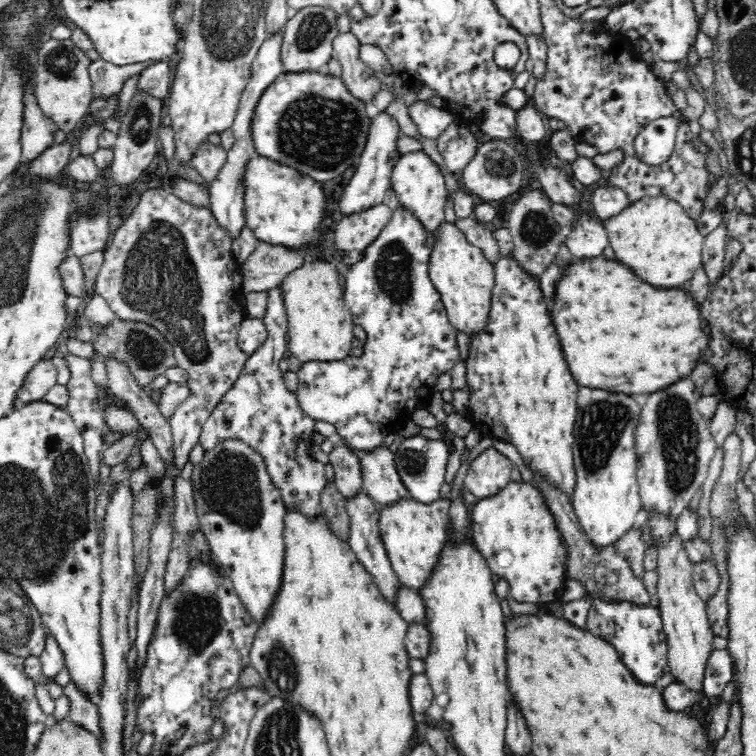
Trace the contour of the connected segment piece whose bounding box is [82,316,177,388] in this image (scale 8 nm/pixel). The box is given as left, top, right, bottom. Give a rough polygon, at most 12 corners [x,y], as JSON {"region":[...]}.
{"region":[[82,316],[90,342],[148,388],[177,366],[172,344],[152,325]]}

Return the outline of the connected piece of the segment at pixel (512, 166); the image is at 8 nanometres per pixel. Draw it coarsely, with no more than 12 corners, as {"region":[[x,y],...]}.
{"region":[[483,139],[462,185],[484,202],[518,192],[524,161],[511,142]]}

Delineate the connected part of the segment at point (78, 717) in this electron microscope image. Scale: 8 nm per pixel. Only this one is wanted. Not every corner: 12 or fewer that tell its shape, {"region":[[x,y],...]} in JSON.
{"region":[[69,682],[68,720],[105,740],[101,716],[94,700]]}

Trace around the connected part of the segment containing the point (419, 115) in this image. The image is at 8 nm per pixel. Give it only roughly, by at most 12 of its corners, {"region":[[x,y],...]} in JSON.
{"region":[[436,101],[407,108],[424,138],[438,138],[454,113]]}

